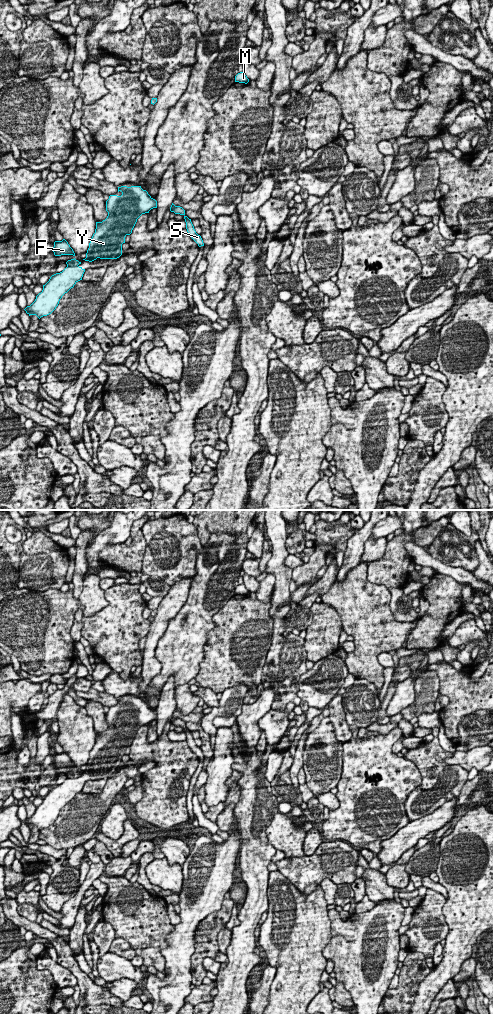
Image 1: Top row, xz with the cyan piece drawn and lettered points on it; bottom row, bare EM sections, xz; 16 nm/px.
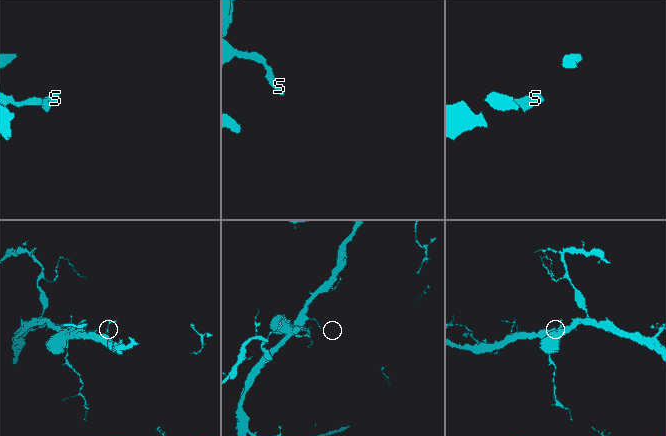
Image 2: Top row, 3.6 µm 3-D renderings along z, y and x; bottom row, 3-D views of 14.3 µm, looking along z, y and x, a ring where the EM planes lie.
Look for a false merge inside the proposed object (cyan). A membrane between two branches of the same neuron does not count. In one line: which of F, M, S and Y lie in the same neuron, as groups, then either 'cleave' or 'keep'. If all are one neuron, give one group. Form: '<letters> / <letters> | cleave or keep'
F / M S Y | cleave

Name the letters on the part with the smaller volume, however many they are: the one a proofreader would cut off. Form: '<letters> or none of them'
F

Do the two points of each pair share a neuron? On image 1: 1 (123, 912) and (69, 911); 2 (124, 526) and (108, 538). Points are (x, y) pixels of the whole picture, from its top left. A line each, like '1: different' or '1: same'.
1: different
2: same

